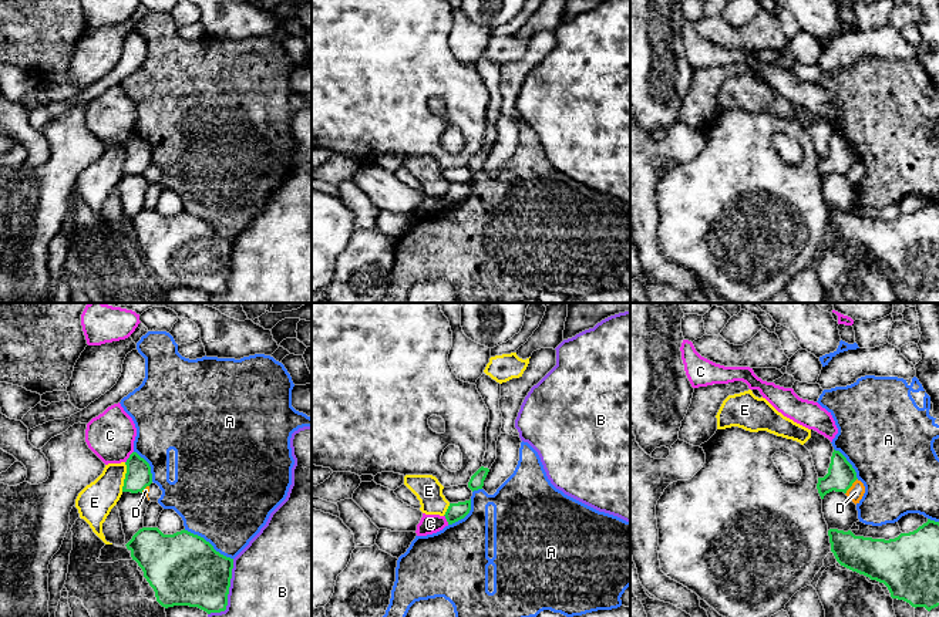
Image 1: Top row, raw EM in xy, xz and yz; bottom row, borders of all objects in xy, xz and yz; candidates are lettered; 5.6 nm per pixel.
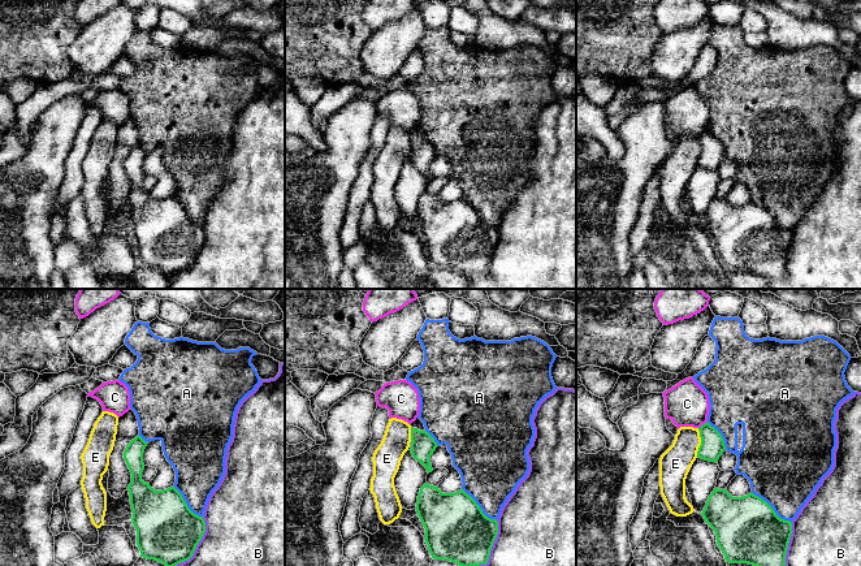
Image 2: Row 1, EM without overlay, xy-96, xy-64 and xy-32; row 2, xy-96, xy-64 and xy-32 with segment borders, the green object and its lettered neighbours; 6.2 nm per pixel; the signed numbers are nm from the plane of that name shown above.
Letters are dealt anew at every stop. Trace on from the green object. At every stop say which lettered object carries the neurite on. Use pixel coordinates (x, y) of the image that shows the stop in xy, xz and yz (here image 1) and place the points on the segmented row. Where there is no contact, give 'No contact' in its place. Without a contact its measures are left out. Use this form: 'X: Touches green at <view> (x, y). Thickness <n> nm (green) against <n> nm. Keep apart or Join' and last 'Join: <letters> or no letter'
A: Touches green at xy (208, 542). Thickness 400 nm (green) against 480 nm. Keep apart
B: Touches green at xy (228, 593). Thickness 380 nm (green) against 440 nm. Keep apart
C: Touches green at xy (130, 457). Thickness 150 nm (green) against 260 nm. Keep apart
D: Touches green at yz (851, 485). Thickness 160 nm (green) against 90 nm. Keep apart
E: Touches green at xy (125, 476). Thickness 150 nm (green) against 200 nm. Keep apart
Join: no letter

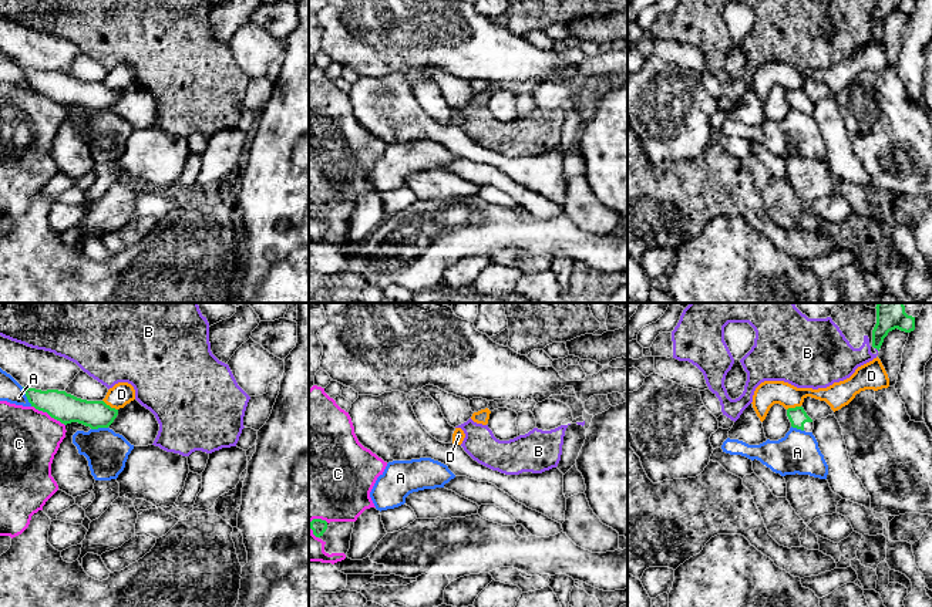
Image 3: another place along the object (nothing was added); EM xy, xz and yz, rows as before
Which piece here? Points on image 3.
A: Touches green at xy (26, 395). Thickness 160 nm (green) against 120 nm. Keep apart
B: Touches green at yz (877, 348). Thickness 160 nm (green) against 240 nm. Keep apart
C: Touches green at xy (49, 414). Thickness 160 nm (green) against 340 nm. Keep apart
D: Touches green at xy (108, 405). Thickness 160 nm (green) against 130 nm. Keep apart
Join: no letter

